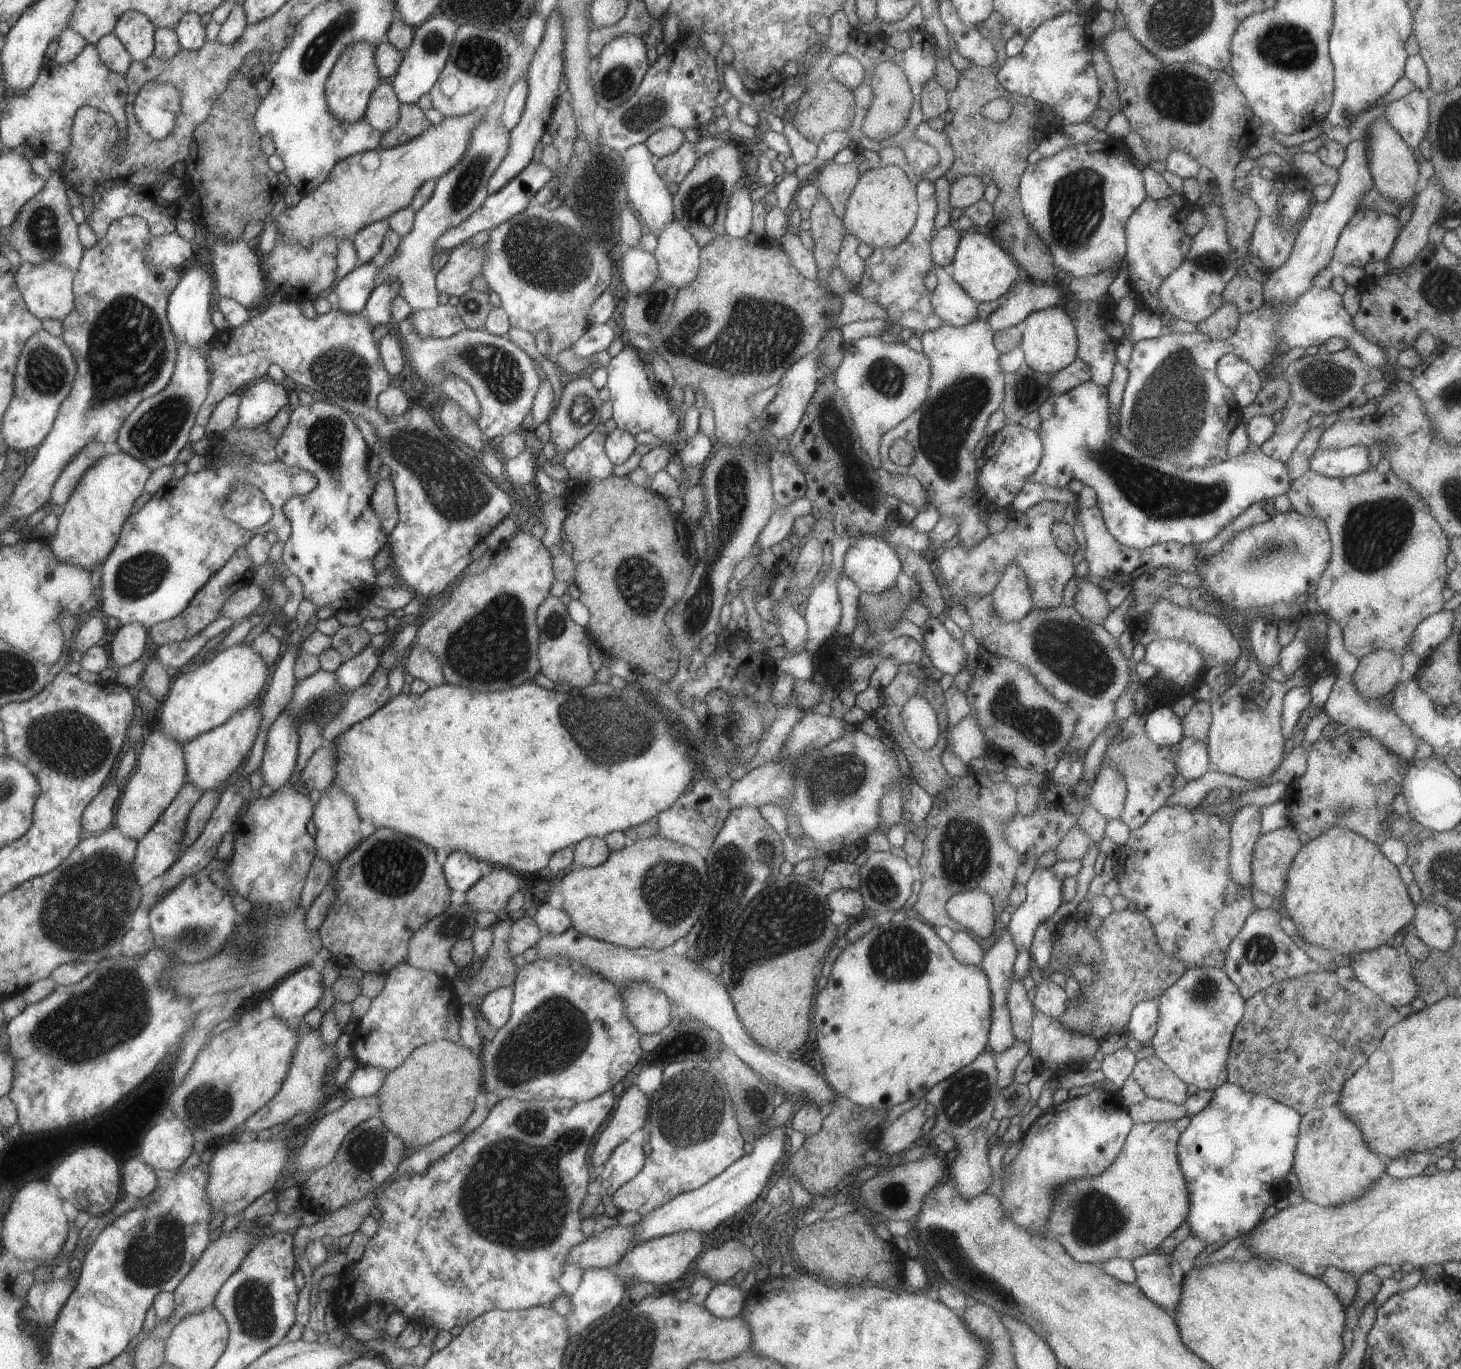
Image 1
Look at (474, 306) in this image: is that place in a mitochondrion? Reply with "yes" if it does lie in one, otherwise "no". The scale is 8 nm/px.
yes

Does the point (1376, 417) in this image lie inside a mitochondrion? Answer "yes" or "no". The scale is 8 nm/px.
no

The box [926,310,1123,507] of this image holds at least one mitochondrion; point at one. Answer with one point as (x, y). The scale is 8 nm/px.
(1026, 390)

